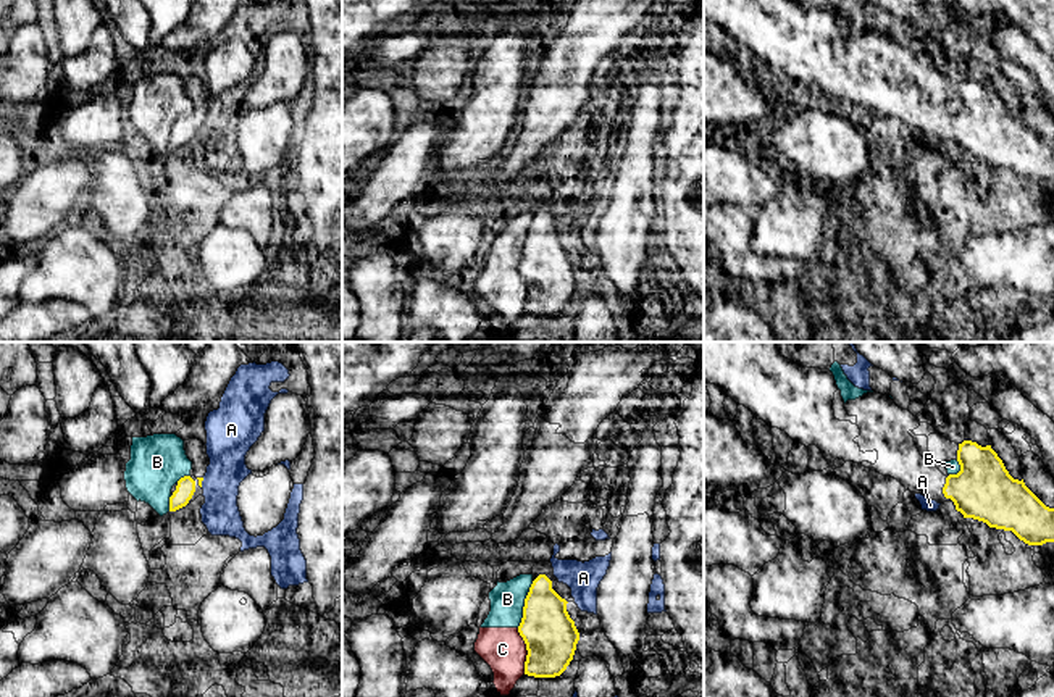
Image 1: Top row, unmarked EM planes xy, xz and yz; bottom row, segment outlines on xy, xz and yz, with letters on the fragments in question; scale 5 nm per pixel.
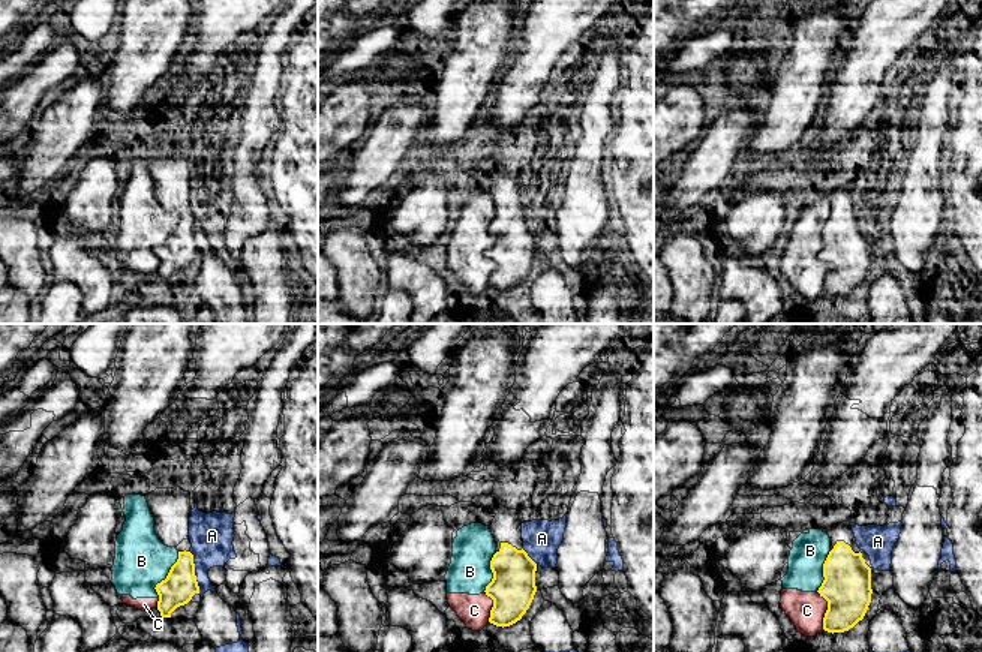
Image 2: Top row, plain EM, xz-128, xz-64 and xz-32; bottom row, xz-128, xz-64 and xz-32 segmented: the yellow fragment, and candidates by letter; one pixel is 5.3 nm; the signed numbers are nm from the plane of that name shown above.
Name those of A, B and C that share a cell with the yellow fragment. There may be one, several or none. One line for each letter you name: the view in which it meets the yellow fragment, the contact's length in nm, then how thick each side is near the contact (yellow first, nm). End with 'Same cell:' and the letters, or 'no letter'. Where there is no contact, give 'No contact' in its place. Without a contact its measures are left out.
Same cell: no letter

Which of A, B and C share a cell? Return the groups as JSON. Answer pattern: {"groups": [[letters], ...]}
{"groups": [["A"], ["B", "C"]]}

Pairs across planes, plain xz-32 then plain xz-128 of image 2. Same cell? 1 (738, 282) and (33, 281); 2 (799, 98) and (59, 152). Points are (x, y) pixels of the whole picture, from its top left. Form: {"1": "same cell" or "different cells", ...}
{"1": "different cells", "2": "different cells"}

